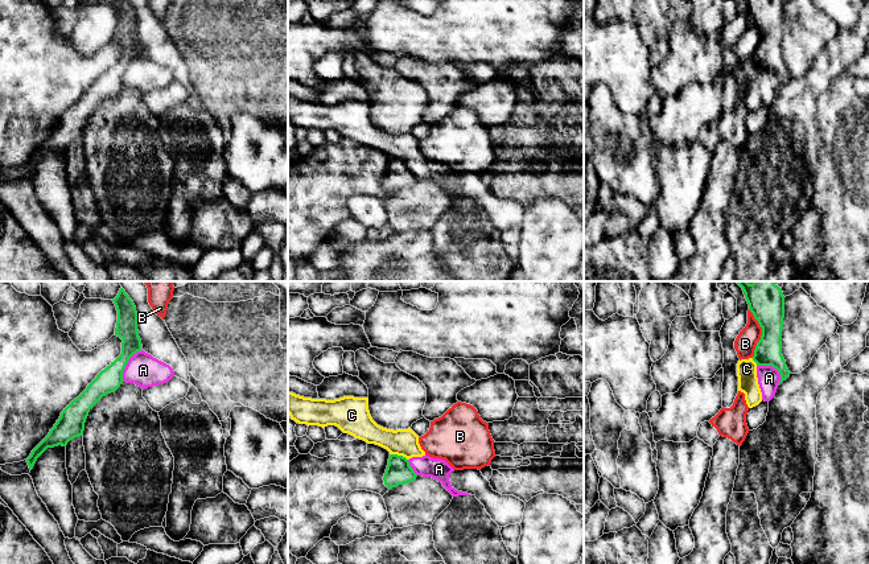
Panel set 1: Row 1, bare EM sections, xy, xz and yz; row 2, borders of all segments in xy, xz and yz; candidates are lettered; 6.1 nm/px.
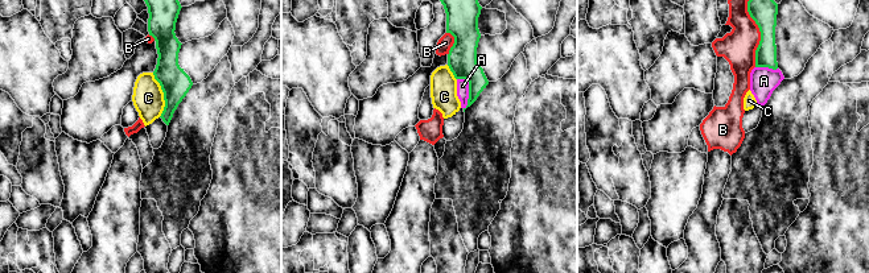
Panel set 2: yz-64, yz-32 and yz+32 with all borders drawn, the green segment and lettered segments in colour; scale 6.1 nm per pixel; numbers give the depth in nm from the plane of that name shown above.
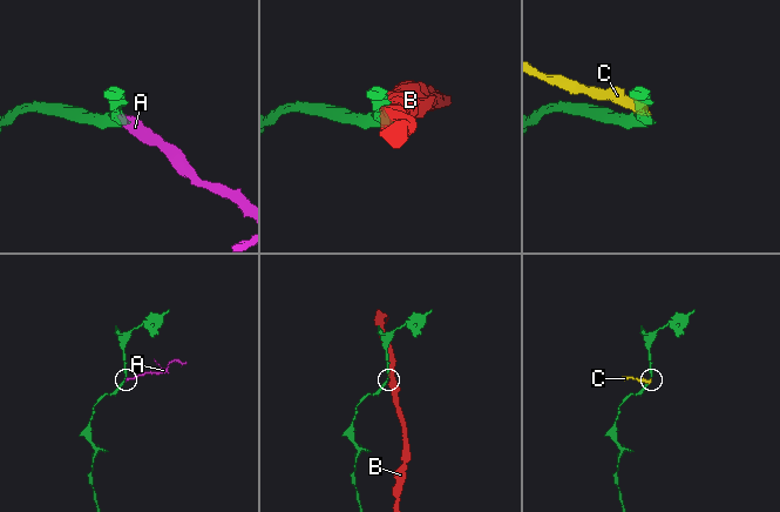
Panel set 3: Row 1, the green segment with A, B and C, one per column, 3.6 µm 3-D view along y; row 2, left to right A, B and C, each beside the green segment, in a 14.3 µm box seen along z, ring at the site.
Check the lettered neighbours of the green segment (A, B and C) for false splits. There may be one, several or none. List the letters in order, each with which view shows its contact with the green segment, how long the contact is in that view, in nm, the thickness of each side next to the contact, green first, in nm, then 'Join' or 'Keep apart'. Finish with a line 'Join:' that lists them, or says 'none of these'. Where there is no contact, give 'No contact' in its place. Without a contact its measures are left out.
A: Touches green in yz. Shared border 180 nm. Thickness 160 nm (green) against 140 nm. Keep apart
B: Touches green in yz. Shared border 300 nm. Thickness 220 nm (green) against 130 nm. Keep apart
C: Touches green in xz. Shared border 120 nm. Thickness 160 nm (green) against 160 nm. Keep apart
Join: none of these

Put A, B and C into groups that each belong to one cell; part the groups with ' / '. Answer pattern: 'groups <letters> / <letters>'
groups A C / B

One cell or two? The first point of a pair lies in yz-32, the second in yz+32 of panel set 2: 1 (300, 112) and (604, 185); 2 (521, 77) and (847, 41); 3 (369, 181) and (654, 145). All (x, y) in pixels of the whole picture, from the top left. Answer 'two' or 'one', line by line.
1: one
2: one
3: two

